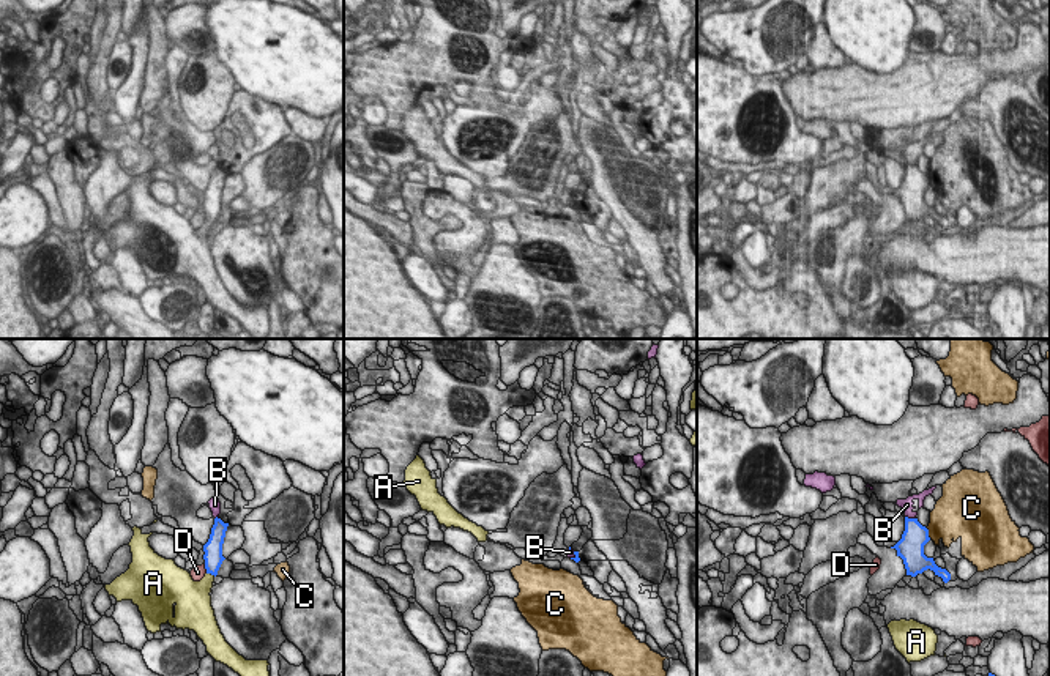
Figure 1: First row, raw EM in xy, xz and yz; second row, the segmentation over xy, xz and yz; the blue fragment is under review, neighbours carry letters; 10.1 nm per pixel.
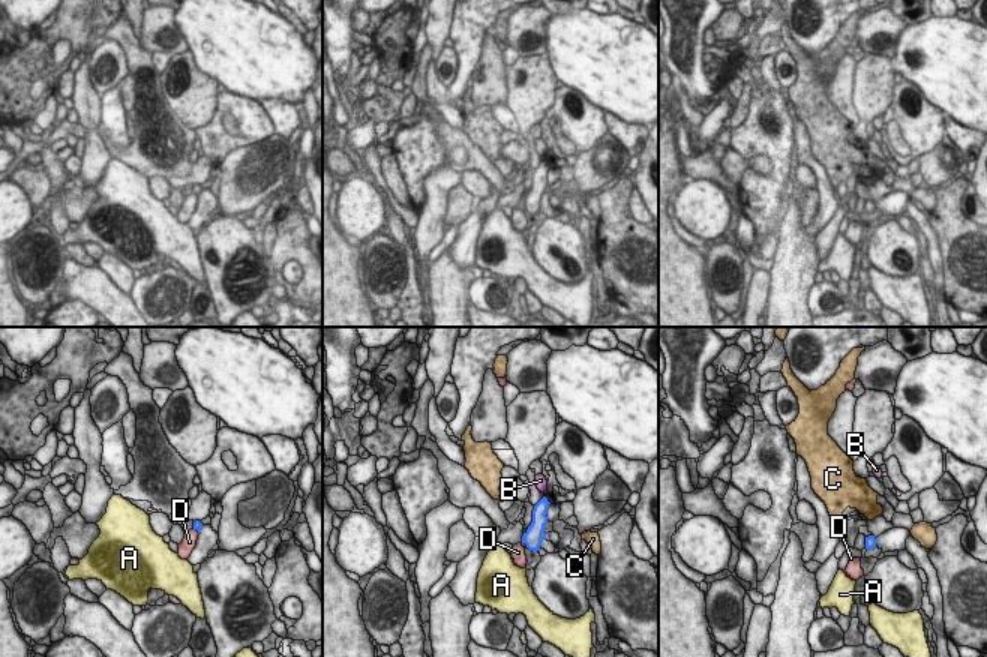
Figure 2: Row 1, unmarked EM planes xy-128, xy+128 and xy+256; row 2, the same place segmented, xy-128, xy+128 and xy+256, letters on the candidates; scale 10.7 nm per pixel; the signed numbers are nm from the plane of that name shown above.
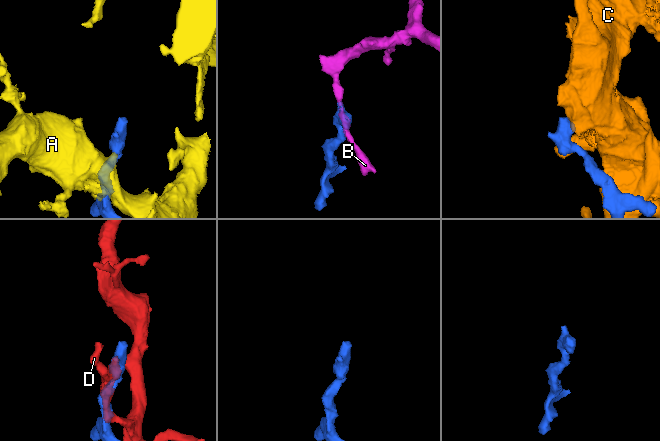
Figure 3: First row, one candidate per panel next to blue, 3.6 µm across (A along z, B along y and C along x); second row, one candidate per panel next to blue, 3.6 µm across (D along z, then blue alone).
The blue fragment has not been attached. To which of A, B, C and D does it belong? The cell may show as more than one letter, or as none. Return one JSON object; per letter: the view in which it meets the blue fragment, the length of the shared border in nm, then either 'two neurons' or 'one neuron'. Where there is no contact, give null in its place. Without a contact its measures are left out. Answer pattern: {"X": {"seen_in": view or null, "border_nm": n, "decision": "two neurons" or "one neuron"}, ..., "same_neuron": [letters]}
{"A": {"seen_in": "xy", "border_nm": 100, "decision": "one neuron"}, "B": {"seen_in": "yz", "border_nm": 120, "decision": "two neurons"}, "C": {"seen_in": "yz", "border_nm": 120, "decision": "two neurons"}, "D": {"seen_in": "xy", "border_nm": 100, "decision": "two neurons"}, "same_neuron": ["A"]}

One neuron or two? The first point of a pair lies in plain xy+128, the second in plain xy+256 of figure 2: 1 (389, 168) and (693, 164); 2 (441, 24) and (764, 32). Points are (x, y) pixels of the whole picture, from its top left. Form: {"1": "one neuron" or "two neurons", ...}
{"1": "two neurons", "2": "one neuron"}

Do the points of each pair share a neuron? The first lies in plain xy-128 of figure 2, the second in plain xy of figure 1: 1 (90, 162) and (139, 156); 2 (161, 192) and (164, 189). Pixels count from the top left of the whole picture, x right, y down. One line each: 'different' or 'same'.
1: different
2: same

